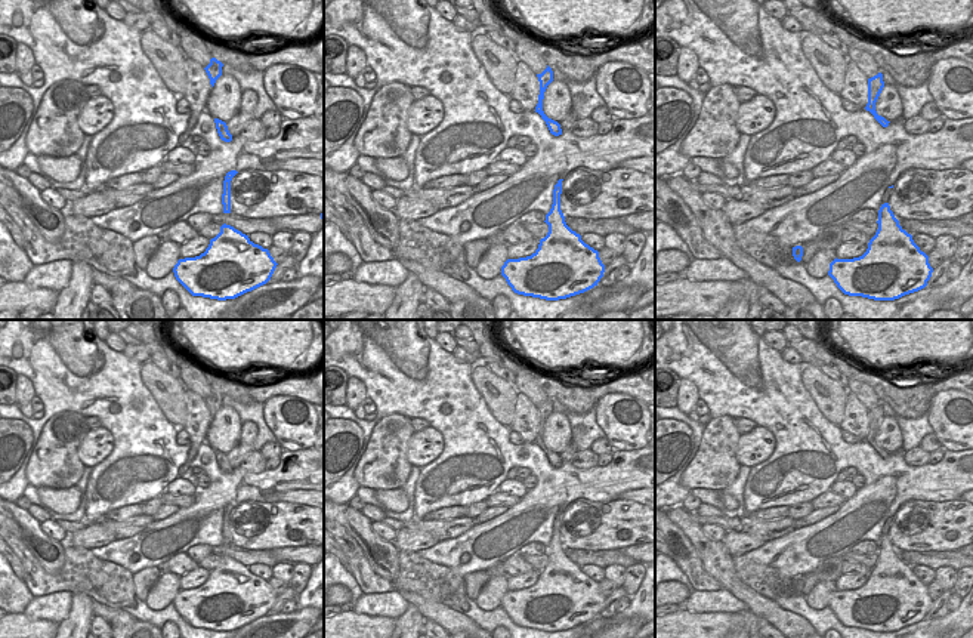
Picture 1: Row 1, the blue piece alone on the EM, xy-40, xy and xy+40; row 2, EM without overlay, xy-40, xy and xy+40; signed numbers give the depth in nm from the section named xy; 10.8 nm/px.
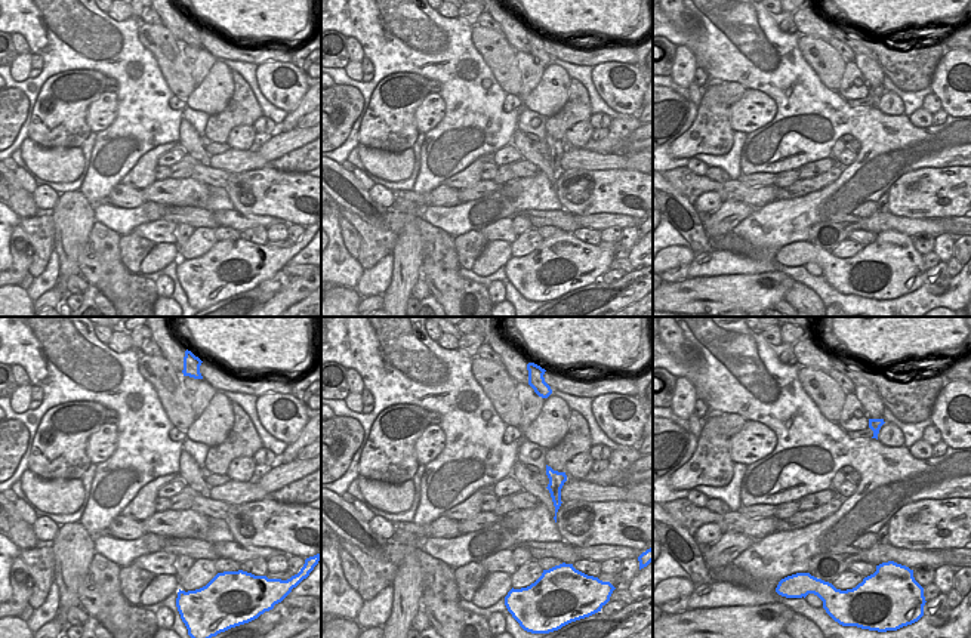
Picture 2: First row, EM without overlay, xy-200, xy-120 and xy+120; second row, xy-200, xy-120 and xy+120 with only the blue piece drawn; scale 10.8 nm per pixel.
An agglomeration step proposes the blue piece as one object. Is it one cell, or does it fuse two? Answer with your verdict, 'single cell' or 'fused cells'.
fused cells

